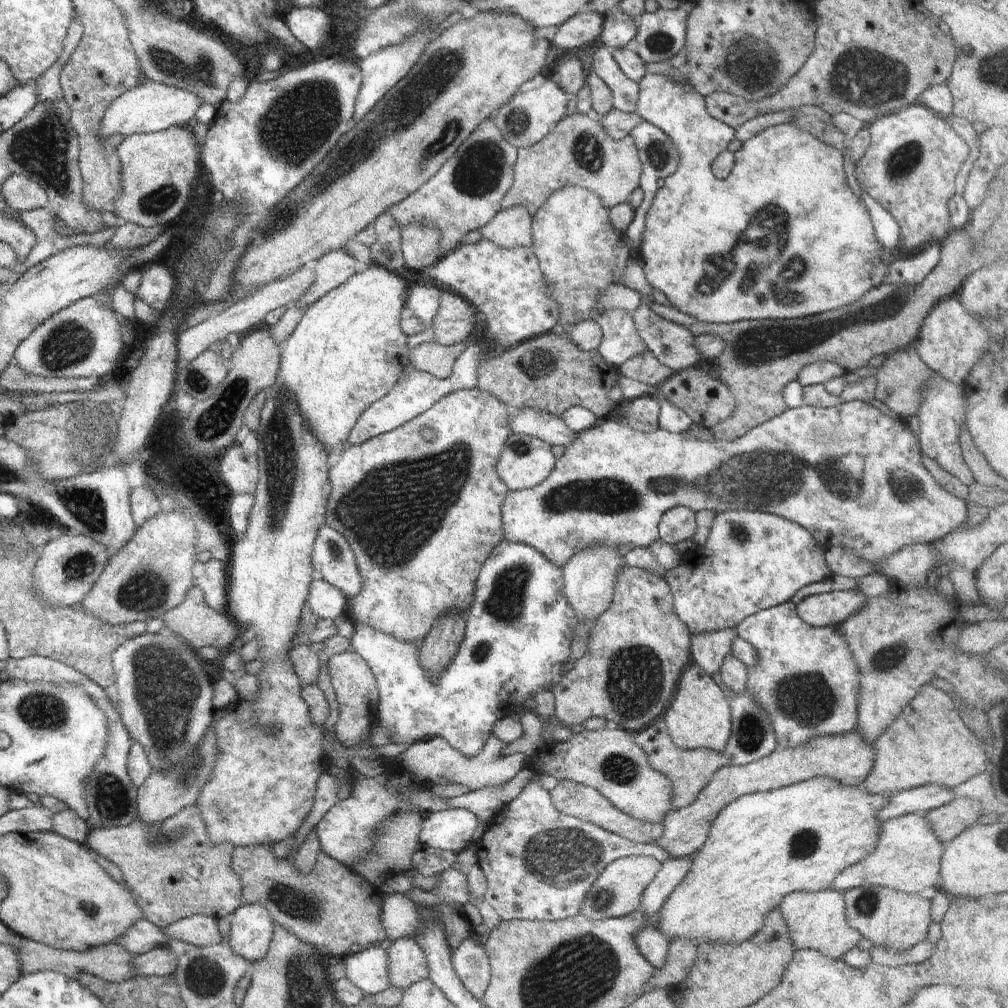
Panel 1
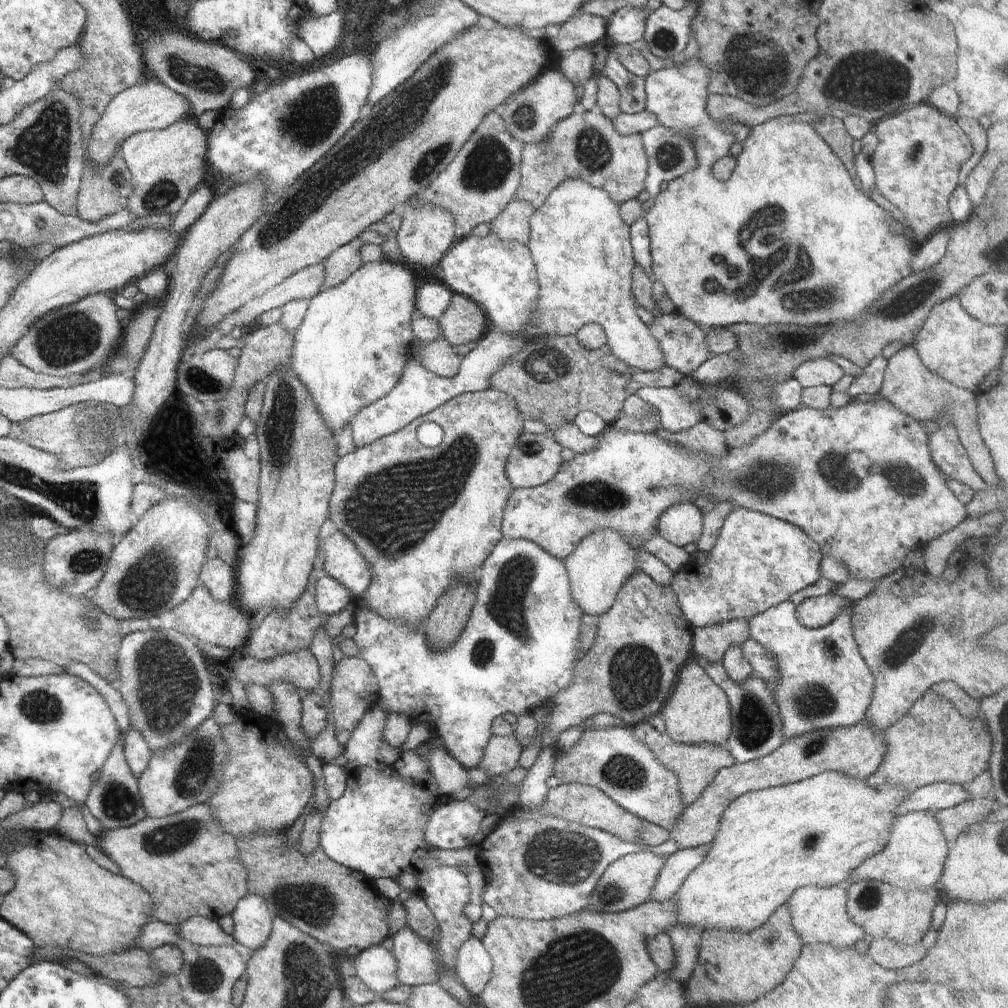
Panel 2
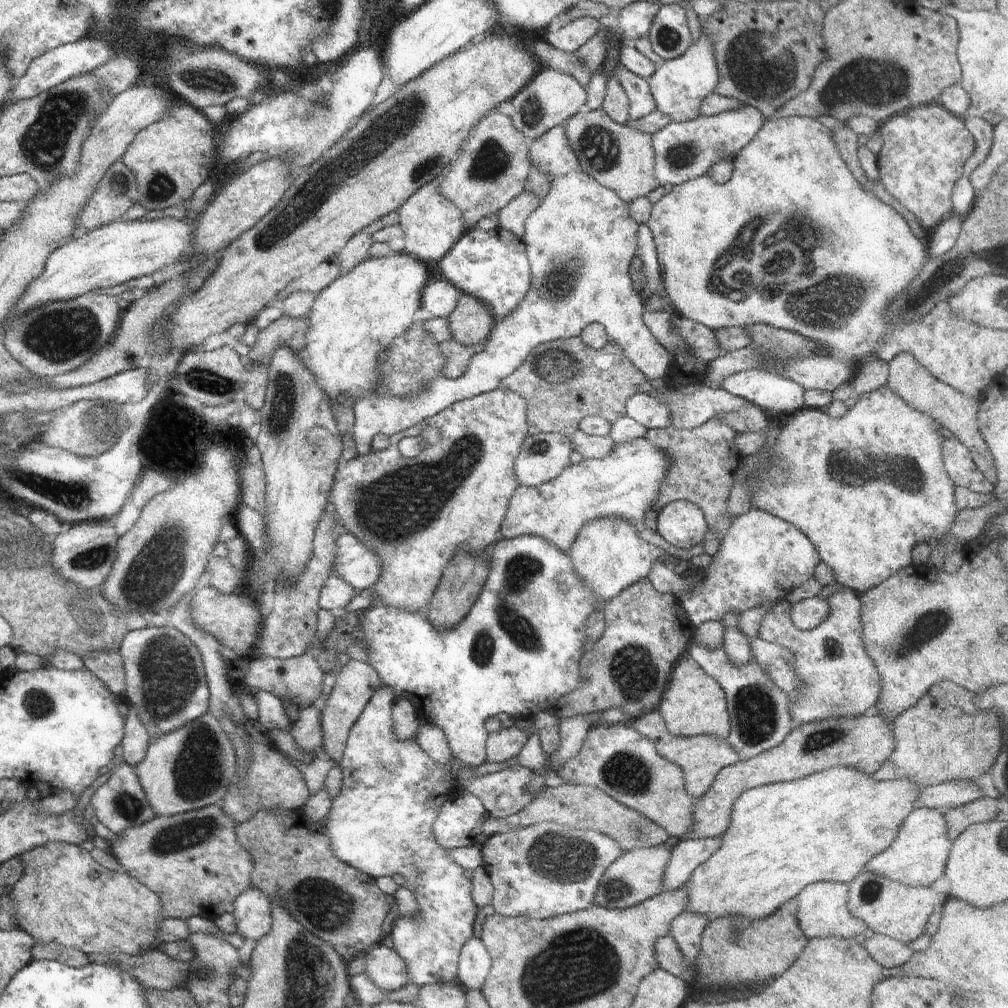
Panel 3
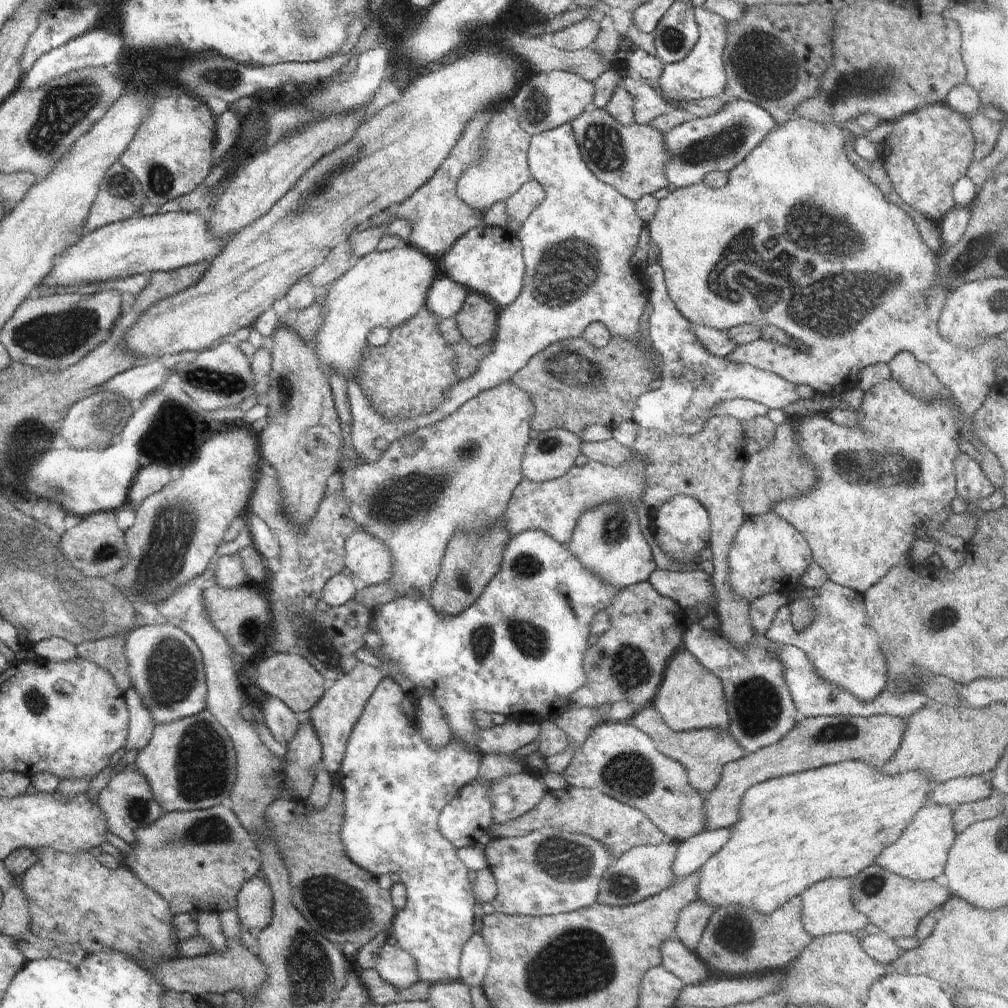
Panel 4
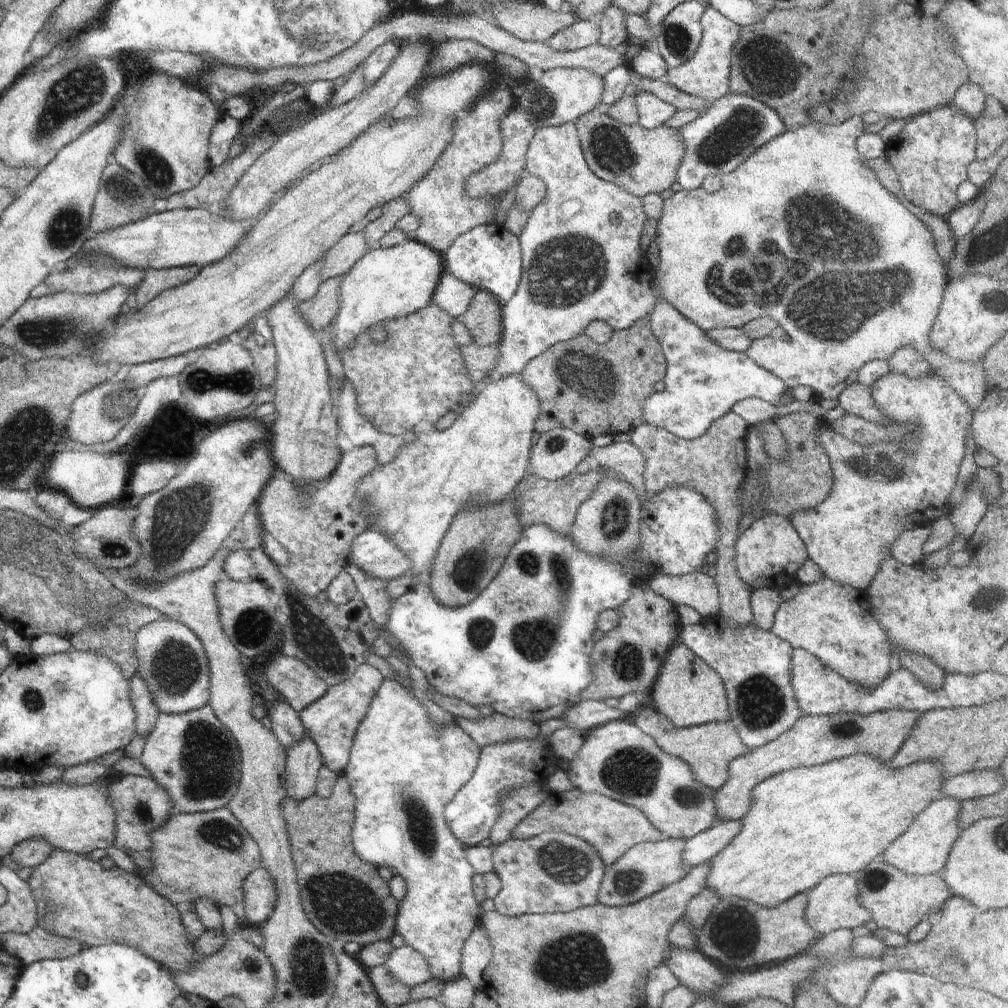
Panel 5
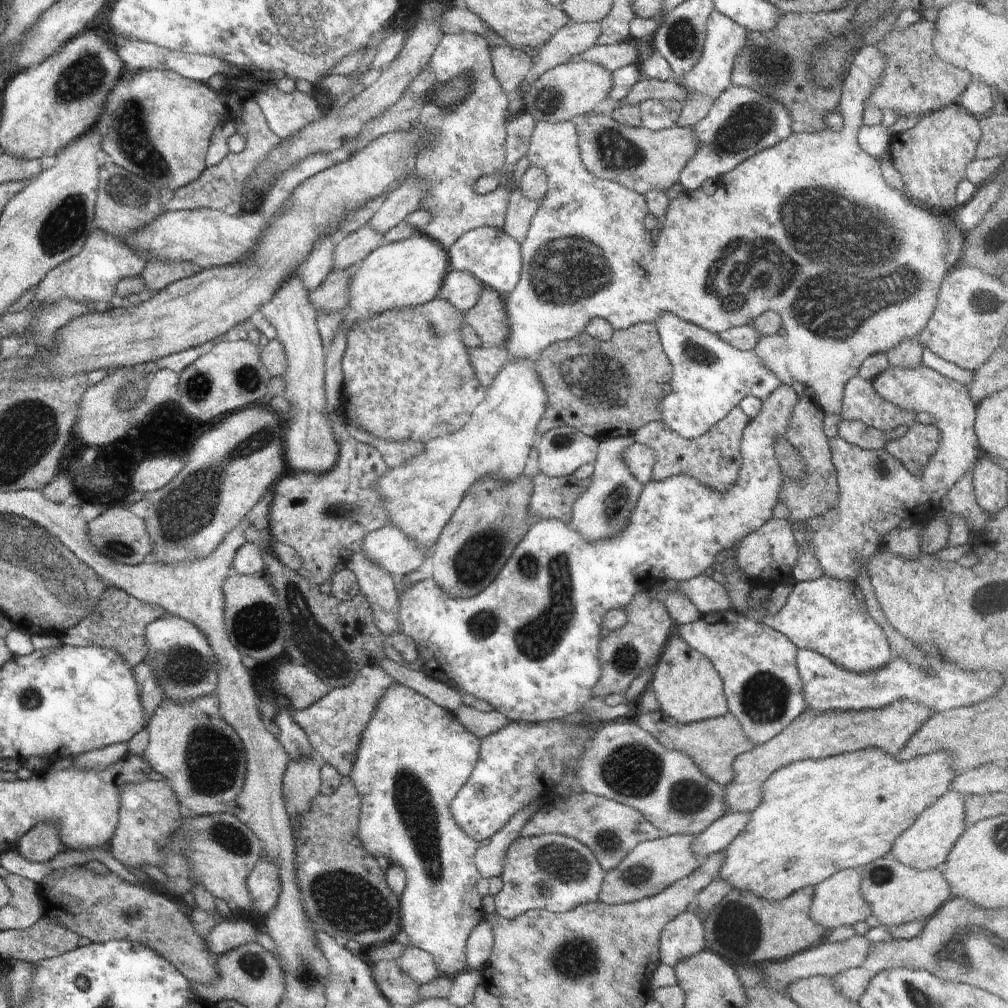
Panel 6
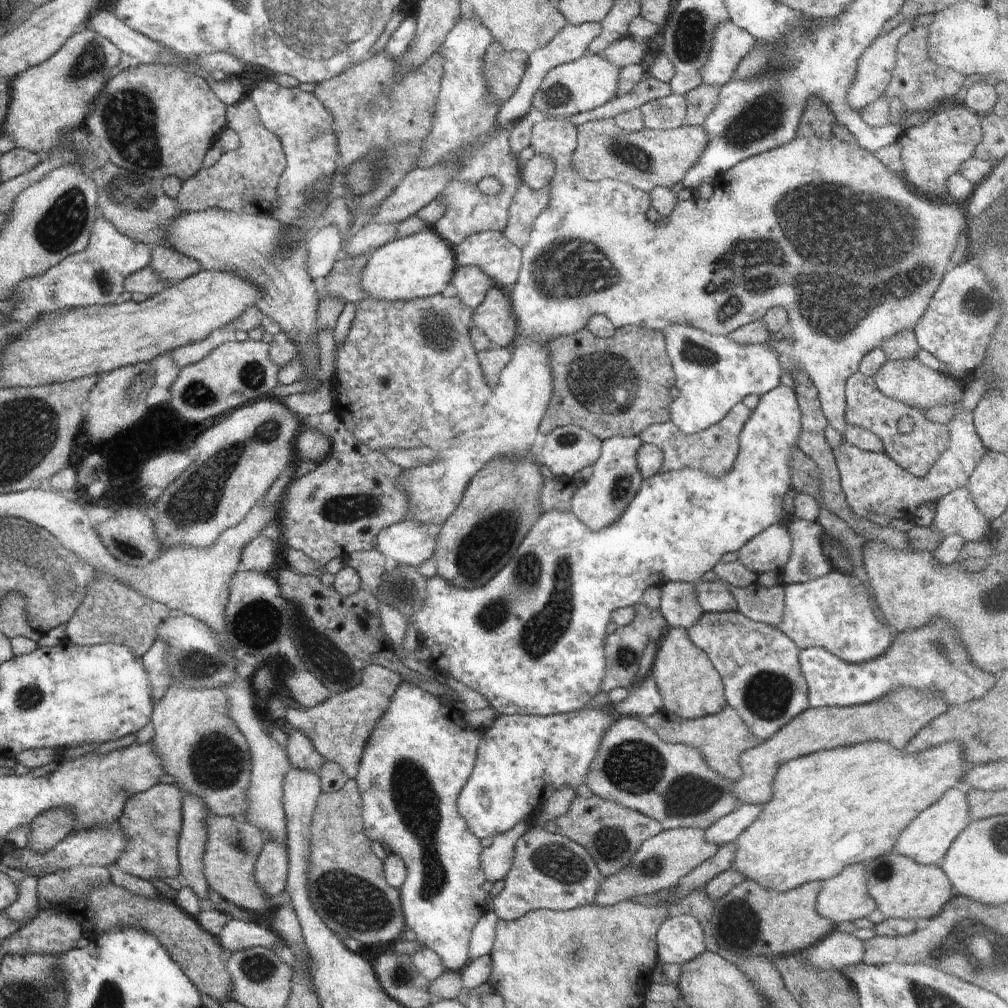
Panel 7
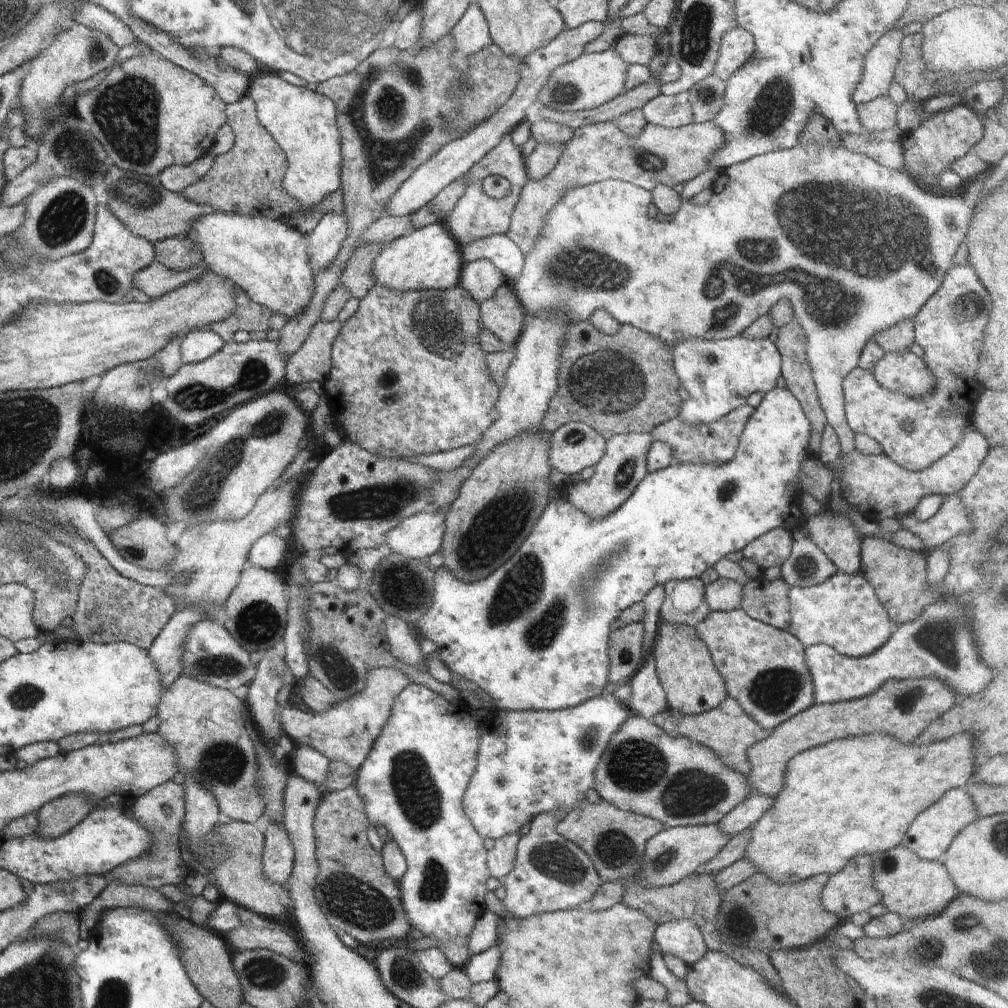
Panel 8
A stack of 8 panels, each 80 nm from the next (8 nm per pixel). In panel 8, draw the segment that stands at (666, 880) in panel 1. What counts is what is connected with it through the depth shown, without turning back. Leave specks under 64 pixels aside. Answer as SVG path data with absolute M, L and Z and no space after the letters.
M751 794L740 806L734 808L728 815L724 815L724 819L717 823L718 828L730 837L749 831L772 804L774 804L772 796Z

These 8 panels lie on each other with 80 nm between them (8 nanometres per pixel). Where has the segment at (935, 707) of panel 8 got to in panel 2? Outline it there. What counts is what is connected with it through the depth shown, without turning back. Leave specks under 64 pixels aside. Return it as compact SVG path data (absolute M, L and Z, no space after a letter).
M864 720L851 727L811 730L785 740L776 750L756 760L736 762L734 766L721 768L698 800L686 806L676 826L670 831L670 839L677 842L679 849L710 845L716 838L722 815L730 803L752 791L795 783L828 771L846 773L866 781L876 772L884 758L884 742L884 732Z

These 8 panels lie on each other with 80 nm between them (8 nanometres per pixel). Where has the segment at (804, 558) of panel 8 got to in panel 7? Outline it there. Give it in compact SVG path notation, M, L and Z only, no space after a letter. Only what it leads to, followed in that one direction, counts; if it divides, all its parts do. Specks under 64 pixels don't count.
M793 516L787 520L786 526L793 548L788 564L780 573L784 586L811 582L835 570L822 552L823 527L817 521Z

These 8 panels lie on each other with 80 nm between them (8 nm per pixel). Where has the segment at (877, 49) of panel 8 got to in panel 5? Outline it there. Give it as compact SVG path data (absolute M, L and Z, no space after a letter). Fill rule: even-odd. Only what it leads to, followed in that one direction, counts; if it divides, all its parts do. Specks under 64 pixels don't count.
M861 115L850 116L839 125L826 125L814 121L803 127L786 131L768 144L761 146L736 171L722 176L723 185L718 192L709 193L703 187L689 191L675 187L675 193L663 202L663 215L656 225L657 231L654 237L659 244L660 256L660 263L656 268L650 266L646 256L642 255L640 251L640 237L643 235L645 214L641 198L631 195L614 183L598 178L590 170L585 161L574 122L536 129L527 150L525 168L529 174L538 175L544 181L547 186L547 193L544 200L536 208L533 208L522 234L518 237L521 246L523 271L516 292L508 302L501 304L503 333L498 344L501 355L496 366L489 373L487 382L512 373L520 374L530 360L536 358L551 346L584 334L586 327L592 321L604 321L613 331L630 328L636 320L650 316L659 299L663 299L676 308L682 316L697 324L704 331L740 328L751 320L768 315L779 324L779 333L752 340L752 344L745 355L750 357L760 368L766 369L777 376L788 388L800 384L810 386L816 391L815 397L817 399L836 400L844 388L858 380L858 371L863 364L878 359L888 360L898 348L906 345L915 348L933 368L934 374L947 380L948 384L951 384L952 388L961 396L961 399L964 399L964 402L973 408L973 412L976 412L984 402L986 394L988 394L985 390L986 380L984 380L985 372L982 362L955 361L933 349L929 344L929 330L938 314L941 305L940 300L942 300L948 280L946 265L942 262L938 251L936 251L935 239L928 226L914 213L906 209L901 202L898 202L898 198L887 188L884 188L874 170L865 163L867 160L857 149L857 138L864 132L864 127L865 122ZM840 244L846 246L844 248L844 260L846 262L838 262L838 256L840 256L840 250L842 250Z

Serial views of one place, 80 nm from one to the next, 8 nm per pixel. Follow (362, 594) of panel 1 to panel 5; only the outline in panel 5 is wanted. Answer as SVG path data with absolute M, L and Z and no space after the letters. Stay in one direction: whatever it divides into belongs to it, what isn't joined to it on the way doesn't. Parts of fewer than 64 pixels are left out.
M512 373L506 376L501 376L494 380L490 380L484 384L479 390L475 401L467 406L462 414L455 418L455 421L447 428L438 429L431 433L420 433L418 436L406 438L403 447L399 450L397 456L387 465L376 467L370 474L362 477L357 484L357 491L365 498L363 505L365 506L367 519L373 526L372 530L384 531L395 543L396 546L408 557L408 560L413 564L409 575L418 576L418 578L427 580L431 571L431 564L436 558L438 547L441 540L448 530L453 516L466 503L495 503L503 501L506 497L514 492L519 485L519 482L527 476L526 468L529 468L529 454L536 439L535 420L540 416L541 404L536 391L529 387L522 379L520 374Z

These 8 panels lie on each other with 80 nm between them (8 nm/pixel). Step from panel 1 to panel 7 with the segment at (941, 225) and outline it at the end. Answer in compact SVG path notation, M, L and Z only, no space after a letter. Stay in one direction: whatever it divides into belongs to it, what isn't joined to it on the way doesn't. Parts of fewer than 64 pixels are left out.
M957 103L934 111L922 126L905 129L895 143L900 148L902 179L923 197L938 201L953 200L948 192L948 178L952 174L961 174L962 164L975 156L976 146L983 138L979 118Z

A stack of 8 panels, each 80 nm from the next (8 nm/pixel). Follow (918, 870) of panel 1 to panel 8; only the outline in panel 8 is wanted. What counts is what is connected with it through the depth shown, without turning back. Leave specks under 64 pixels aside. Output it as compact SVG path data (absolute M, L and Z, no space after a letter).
M954 788L954 790L946 792L936 804L932 804L932 808L926 808L912 822L908 836L902 840L902 846L910 848L922 860L939 861L956 838L956 834L959 834L968 824L975 822L978 818L976 806L972 802L972 798L968 796L968 792Z

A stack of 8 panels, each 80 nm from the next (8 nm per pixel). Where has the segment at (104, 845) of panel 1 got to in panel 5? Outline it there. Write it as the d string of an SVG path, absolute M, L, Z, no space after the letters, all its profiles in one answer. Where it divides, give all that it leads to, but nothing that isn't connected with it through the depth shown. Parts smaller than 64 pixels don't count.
M227 807L207 813L173 812L162 827L151 833L151 839L153 845L146 855L153 861L154 870L141 872L143 880L175 905L206 897L218 907L234 906L245 899L245 878L262 866L258 843Z

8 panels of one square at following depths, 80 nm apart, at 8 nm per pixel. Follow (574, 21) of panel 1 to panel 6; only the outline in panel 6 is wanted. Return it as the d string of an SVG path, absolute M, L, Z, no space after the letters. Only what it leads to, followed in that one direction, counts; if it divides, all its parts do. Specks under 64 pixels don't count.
M571 23L555 33L552 39L531 58L536 79L548 70L578 60L586 50L593 48L601 36L600 23Z

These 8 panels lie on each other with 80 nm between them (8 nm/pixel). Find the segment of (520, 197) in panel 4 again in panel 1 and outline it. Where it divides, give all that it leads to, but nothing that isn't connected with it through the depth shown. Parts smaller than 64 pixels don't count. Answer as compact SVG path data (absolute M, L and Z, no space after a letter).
M511 206L496 216L479 231L482 239L496 243L500 248L531 247L533 241L531 214L525 206Z

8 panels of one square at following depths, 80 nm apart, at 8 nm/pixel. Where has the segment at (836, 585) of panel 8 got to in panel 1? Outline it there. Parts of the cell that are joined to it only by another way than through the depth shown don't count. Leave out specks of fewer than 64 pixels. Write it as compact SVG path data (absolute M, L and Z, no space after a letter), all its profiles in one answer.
M790 600L749 616L736 628L739 637L749 642L759 656L759 663L755 667L748 667L747 688L771 716L779 746L793 747L807 743L817 736L839 735L855 730L861 670L851 648L847 645L841 625L810 626L798 616L797 605Z

